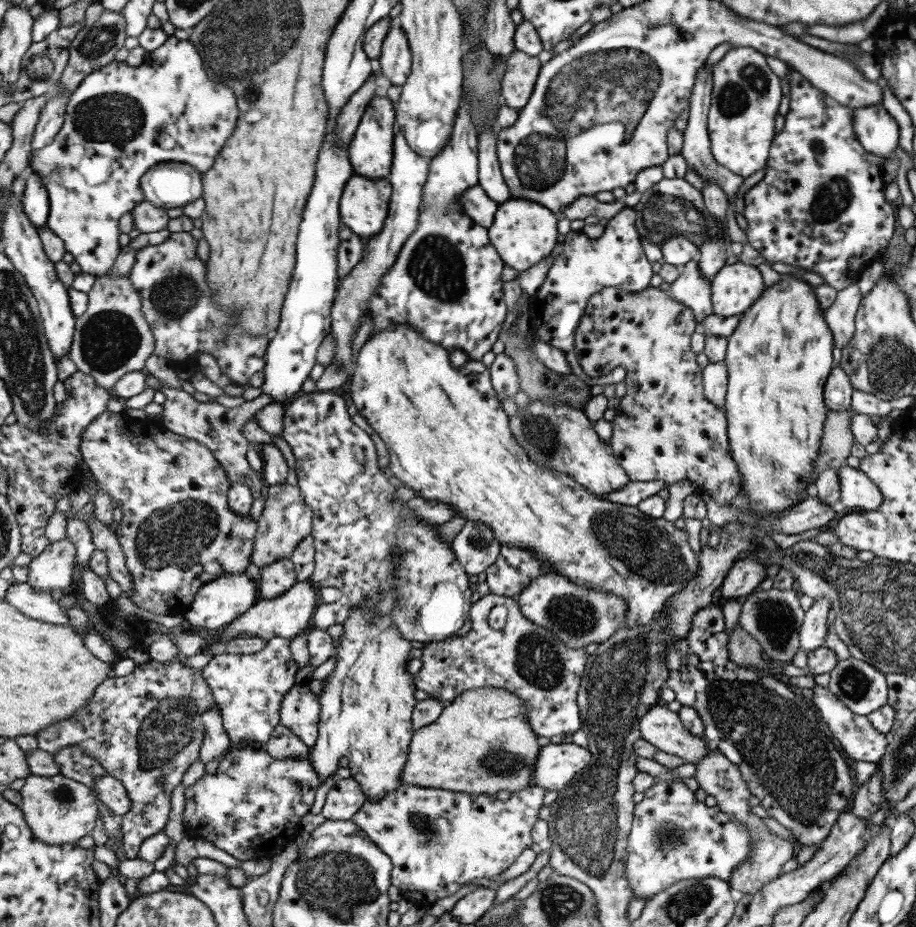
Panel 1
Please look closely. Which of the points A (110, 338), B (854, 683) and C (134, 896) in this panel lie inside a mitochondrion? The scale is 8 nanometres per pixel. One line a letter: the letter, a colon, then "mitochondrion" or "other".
A: mitochondrion
B: mitochondrion
C: other

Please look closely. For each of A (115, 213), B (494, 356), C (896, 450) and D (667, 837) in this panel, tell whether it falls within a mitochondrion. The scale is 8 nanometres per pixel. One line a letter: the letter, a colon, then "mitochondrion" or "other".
A: other
B: other
C: other
D: mitochondrion

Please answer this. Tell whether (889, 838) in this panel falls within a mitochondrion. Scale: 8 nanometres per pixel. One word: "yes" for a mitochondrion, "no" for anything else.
no

